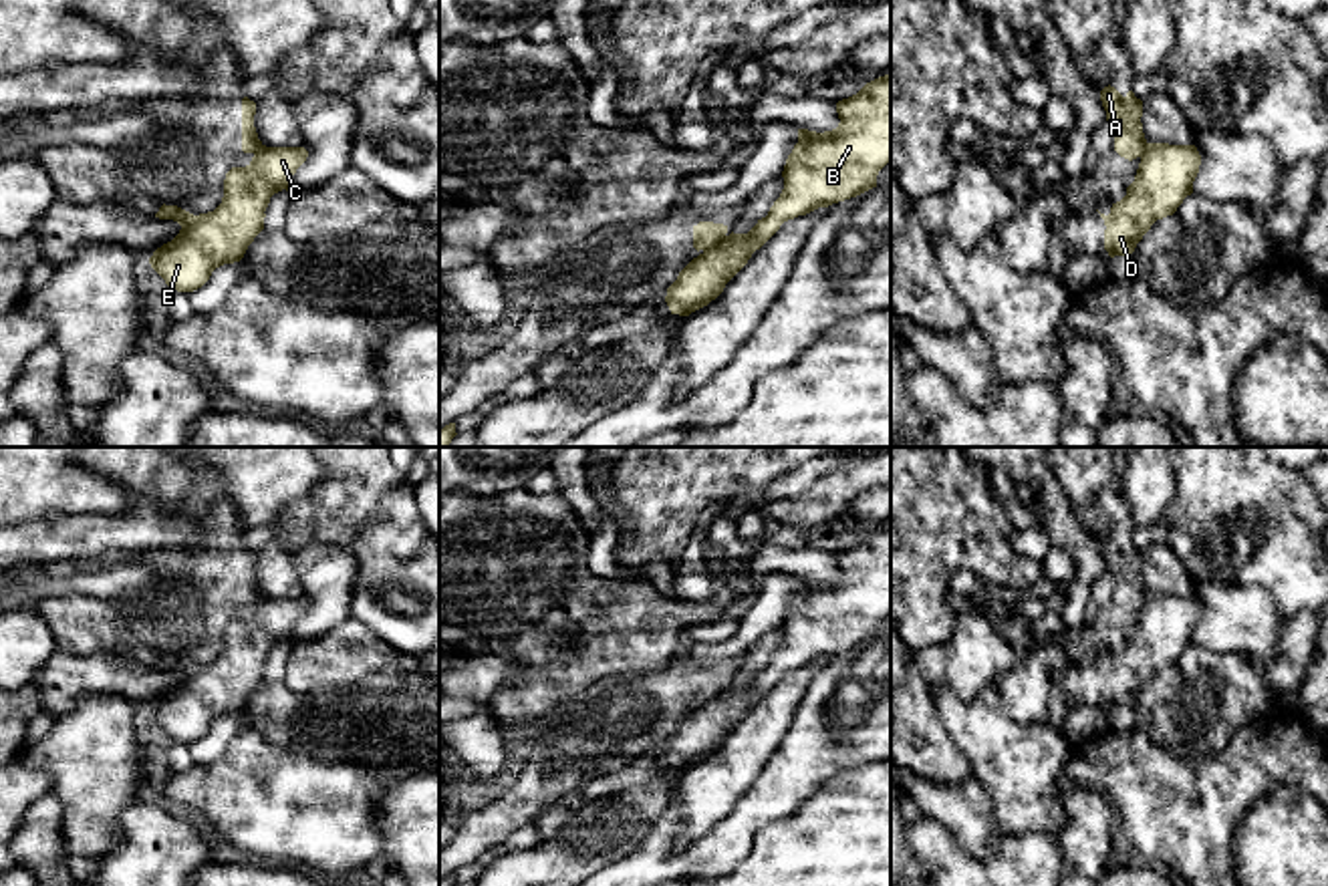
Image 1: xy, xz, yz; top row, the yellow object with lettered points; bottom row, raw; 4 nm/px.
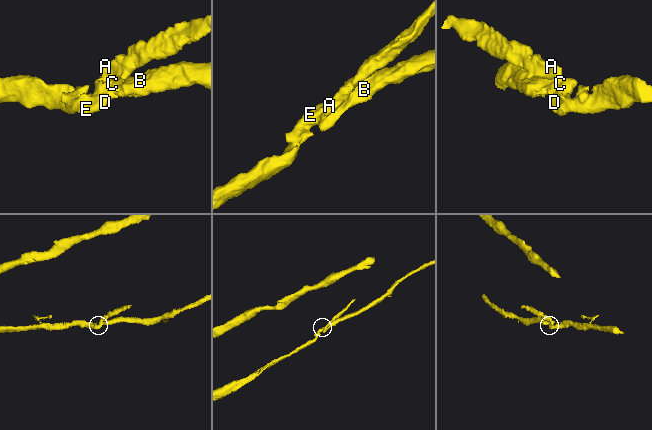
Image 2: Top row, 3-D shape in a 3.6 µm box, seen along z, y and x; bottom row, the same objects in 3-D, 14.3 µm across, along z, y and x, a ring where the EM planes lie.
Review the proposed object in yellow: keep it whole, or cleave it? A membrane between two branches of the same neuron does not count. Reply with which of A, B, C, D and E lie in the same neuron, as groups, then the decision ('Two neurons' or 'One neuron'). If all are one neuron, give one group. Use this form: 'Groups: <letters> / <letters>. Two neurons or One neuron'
Groups: A / B C D E. Two neurons

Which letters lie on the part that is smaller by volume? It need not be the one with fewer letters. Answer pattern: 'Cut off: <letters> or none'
Cut off: A

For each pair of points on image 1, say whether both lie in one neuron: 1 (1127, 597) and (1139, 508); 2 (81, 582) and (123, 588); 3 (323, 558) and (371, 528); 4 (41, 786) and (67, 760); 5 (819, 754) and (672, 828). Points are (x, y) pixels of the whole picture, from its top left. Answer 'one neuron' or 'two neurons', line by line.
1: two neurons
2: one neuron
3: two neurons
4: two neurons
5: one neuron

